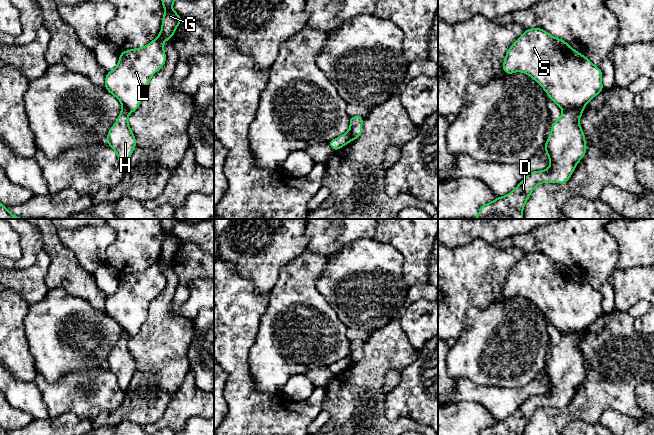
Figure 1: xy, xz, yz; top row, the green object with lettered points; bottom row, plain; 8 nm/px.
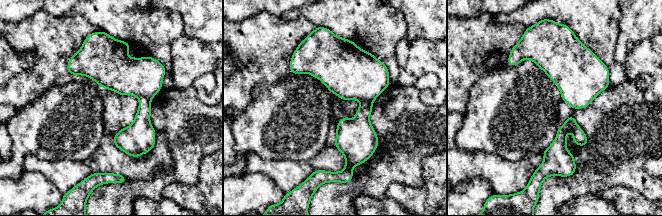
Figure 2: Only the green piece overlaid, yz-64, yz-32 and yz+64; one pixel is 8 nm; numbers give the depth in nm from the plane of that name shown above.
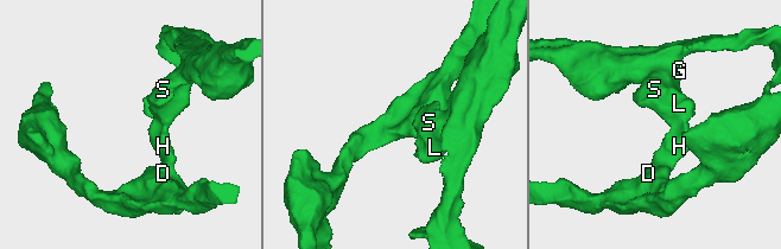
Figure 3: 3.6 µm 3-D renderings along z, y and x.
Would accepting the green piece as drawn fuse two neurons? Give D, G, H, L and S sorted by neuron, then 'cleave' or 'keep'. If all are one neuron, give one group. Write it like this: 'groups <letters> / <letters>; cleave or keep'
groups D H / G L S; cleave

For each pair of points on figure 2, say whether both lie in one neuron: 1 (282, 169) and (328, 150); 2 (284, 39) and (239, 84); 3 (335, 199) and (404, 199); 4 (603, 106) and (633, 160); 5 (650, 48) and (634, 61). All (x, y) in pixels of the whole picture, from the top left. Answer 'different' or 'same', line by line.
1: same
2: same
3: different
4: same
5: same

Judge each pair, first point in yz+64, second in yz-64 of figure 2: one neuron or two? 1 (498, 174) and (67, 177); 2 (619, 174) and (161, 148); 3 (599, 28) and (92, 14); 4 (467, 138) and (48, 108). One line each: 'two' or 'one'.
1: one
2: two
3: one
4: one

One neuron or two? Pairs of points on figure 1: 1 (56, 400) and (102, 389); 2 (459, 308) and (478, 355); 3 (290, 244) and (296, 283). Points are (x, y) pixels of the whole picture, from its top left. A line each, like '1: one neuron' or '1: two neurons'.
1: one neuron
2: two neurons
3: two neurons

